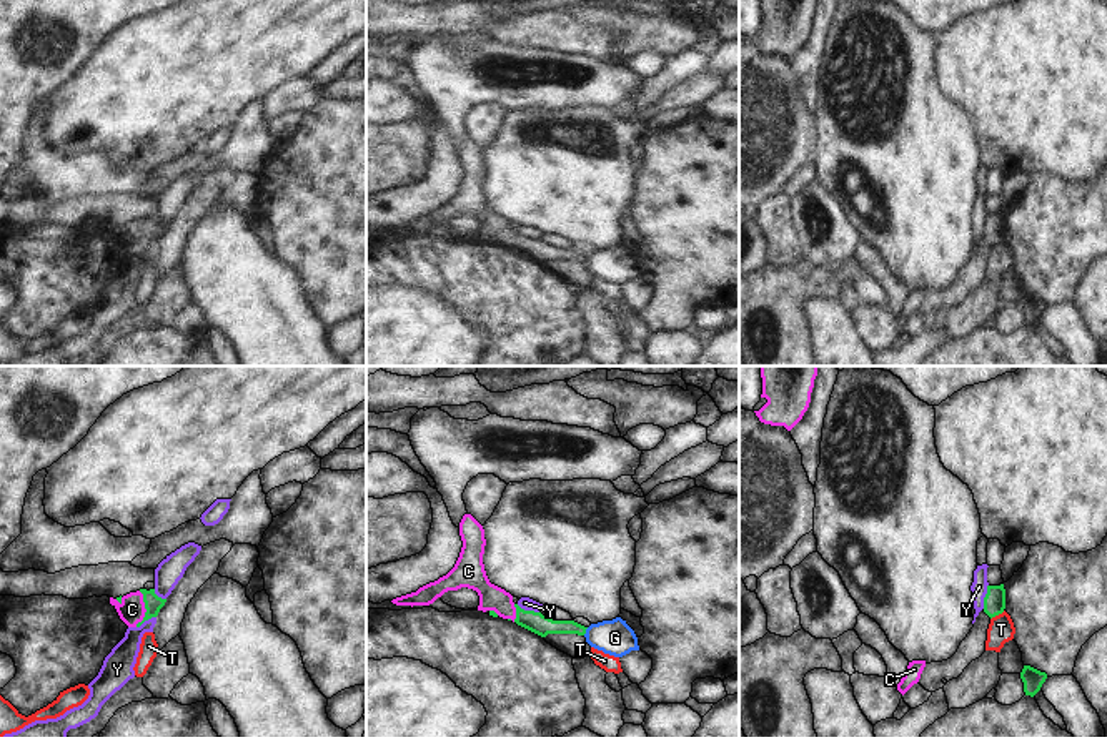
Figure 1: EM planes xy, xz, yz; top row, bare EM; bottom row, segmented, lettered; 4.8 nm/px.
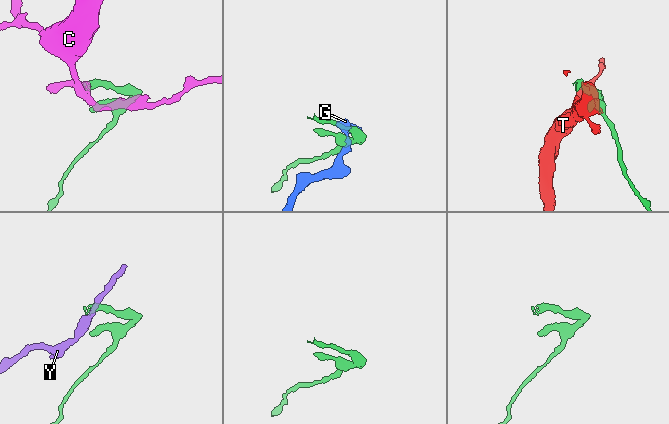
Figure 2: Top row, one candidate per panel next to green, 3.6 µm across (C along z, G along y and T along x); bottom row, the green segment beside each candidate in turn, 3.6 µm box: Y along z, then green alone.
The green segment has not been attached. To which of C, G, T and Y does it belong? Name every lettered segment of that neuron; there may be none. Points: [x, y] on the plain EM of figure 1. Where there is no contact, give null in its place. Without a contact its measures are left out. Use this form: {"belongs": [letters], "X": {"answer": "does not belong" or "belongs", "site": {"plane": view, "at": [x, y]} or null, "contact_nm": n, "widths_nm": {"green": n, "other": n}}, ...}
{"belongs": ["C"], "C": {"answer": "belongs", "site": {"plane": "xy", "at": [145, 235]}, "contact_nm": 180, "widths_nm": {"green": 80, "other": 130}}, "G": {"answer": "does not belong", "site": {"plane": "xz", "at": [585, 258]}, "contact_nm": 50, "widths_nm": {"green": 100, "other": 170}}, "T": {"answer": "does not belong", "site": {"plane": "yz", "at": [997, 242]}, "contact_nm": 80, "widths_nm": {"green": 110, "other": 130}}, "Y": {"answer": "does not belong", "site": {"plane": "yz", "at": [986, 223]}, "contact_nm": 120, "widths_nm": {"green": 110, "other": 80}}}

